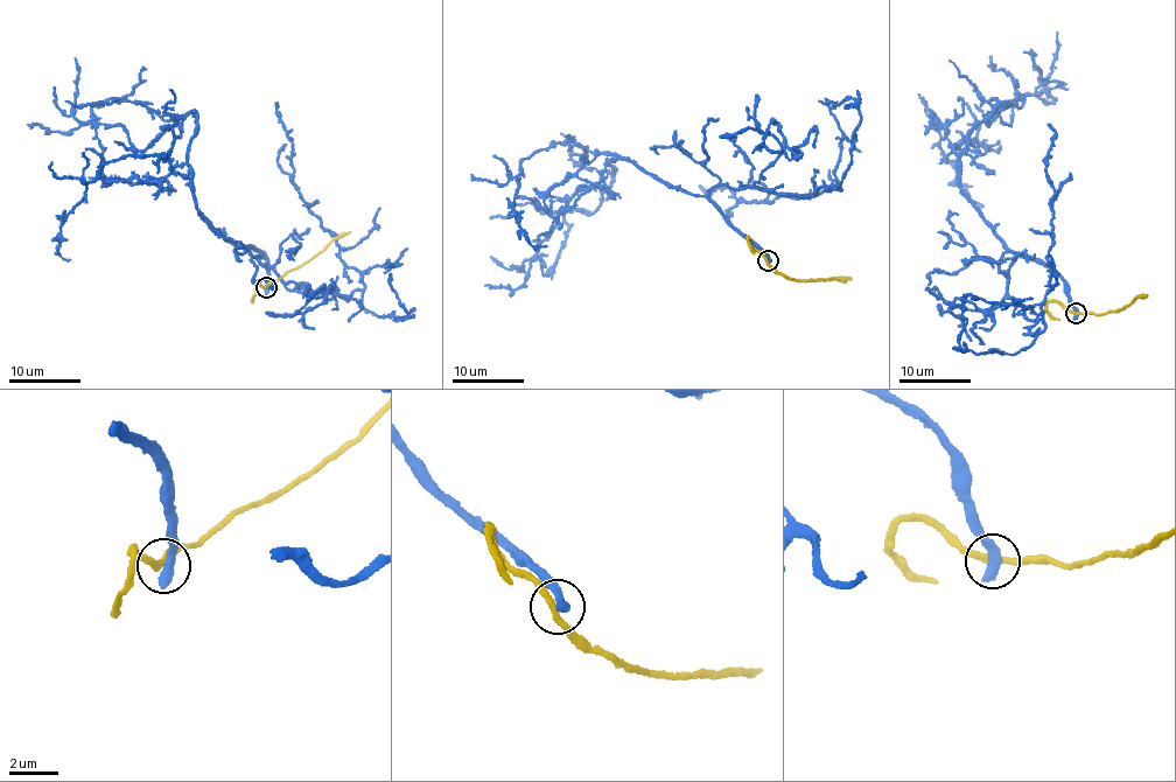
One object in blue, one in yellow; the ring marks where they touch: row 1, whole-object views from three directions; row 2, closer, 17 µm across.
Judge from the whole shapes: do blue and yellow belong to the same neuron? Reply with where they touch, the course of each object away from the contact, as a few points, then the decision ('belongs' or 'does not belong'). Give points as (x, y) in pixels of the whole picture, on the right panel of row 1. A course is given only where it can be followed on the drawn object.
place (1076, 313); course blue (1076, 314), (1068, 285), (1000, 241), (960, 186), (967, 131), (1000, 105), (985, 120), (1063, 88), (1024, 51); course yellow (1076, 314), (1099, 315), (1122, 311), (1146, 294); does not belong

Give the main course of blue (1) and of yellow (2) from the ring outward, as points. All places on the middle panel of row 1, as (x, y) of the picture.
1: (768, 259), (702, 196), (615, 154), (608, 188), (575, 189), (538, 250), (548, 274), (564, 208)
2: (768, 259), (771, 267), (795, 279), (851, 278)

